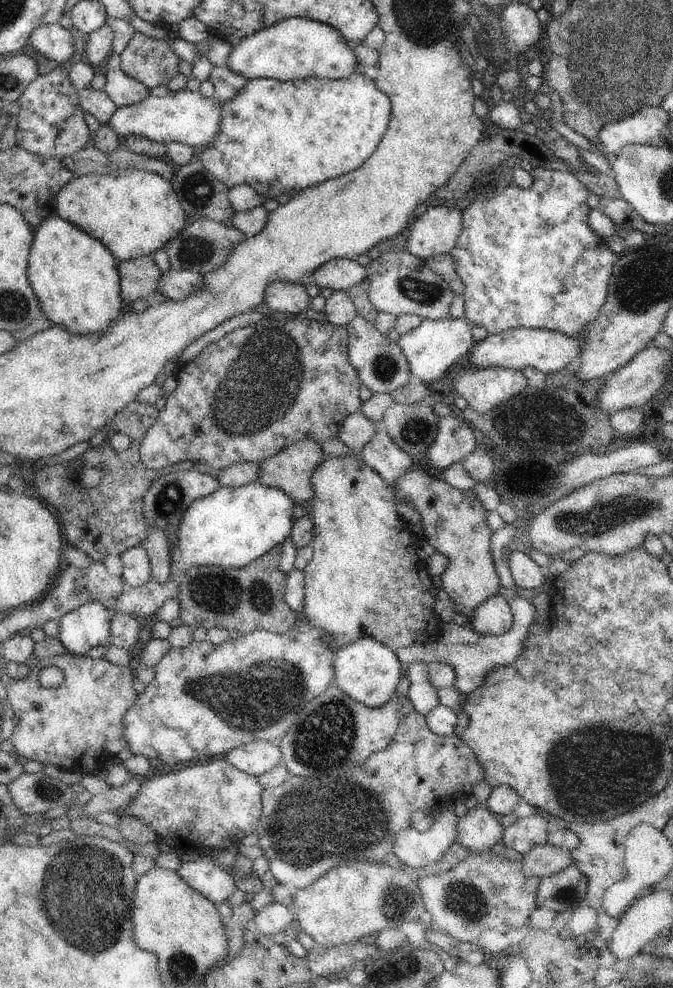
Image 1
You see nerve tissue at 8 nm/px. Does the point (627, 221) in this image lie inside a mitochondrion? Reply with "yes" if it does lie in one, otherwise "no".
no

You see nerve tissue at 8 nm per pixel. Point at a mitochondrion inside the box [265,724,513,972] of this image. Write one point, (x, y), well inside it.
(467, 900)

